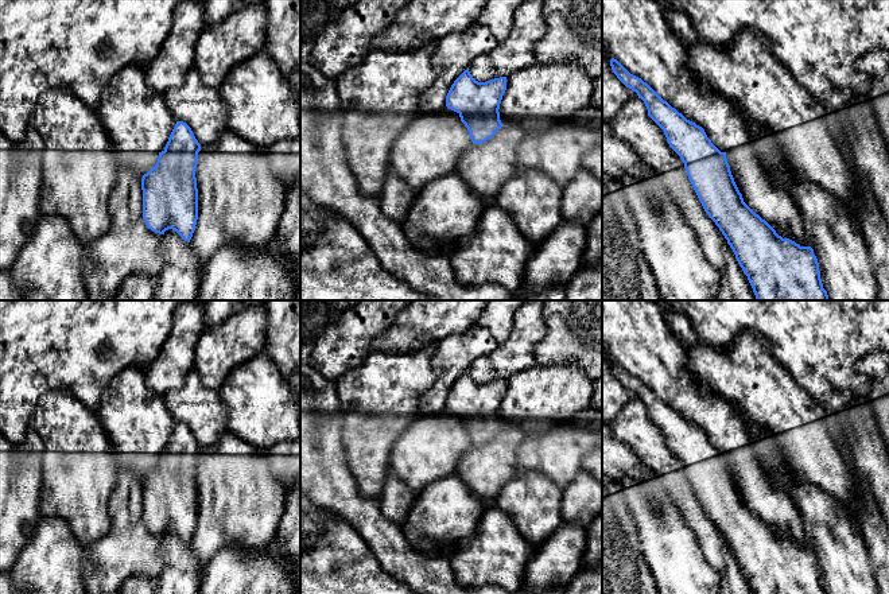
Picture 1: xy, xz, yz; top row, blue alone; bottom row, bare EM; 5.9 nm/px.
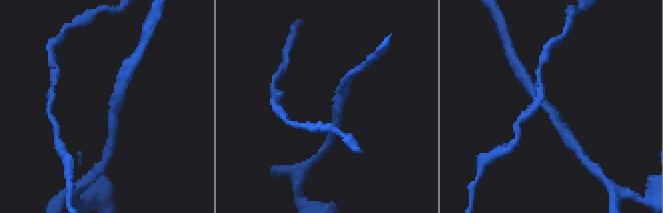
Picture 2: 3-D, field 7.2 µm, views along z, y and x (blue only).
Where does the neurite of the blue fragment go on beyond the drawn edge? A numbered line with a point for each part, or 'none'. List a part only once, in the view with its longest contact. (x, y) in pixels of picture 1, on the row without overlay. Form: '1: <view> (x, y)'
none

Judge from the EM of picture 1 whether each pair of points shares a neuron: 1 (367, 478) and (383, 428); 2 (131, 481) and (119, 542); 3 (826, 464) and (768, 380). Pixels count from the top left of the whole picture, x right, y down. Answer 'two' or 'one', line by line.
1: one
2: one
3: one

